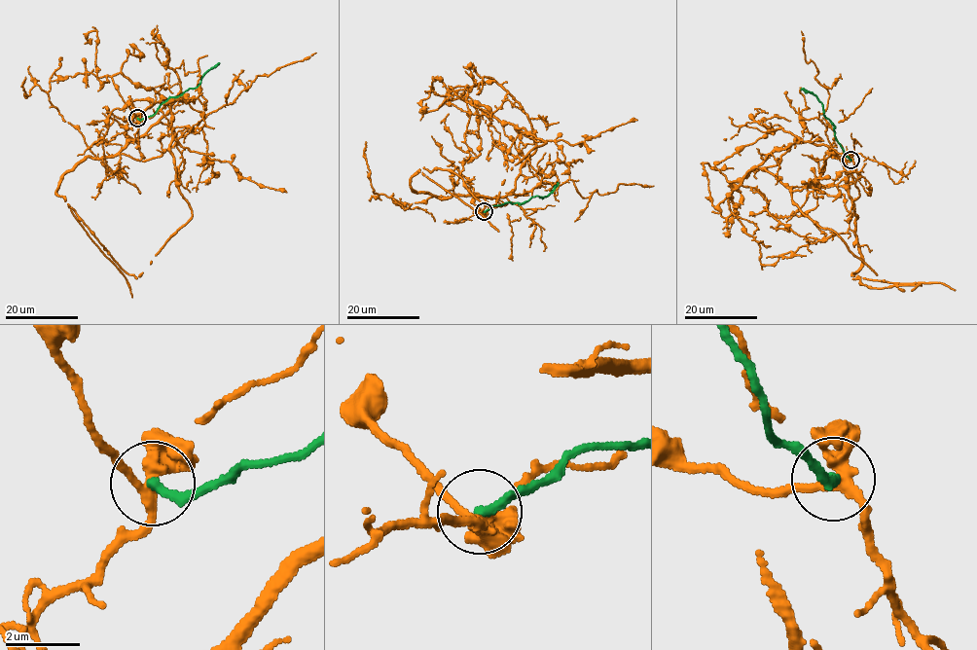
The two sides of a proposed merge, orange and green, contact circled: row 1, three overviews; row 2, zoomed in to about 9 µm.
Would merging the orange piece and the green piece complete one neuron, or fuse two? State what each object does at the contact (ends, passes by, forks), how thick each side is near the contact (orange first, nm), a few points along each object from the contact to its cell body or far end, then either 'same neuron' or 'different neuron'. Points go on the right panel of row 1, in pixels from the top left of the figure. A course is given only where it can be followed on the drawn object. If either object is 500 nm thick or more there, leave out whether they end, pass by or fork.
orange forks | green ends | 300/240 nm | orange via (851, 160), (861, 177), (851, 184), (826, 145), (801, 141), (766, 170), (799, 211), (886, 282) | green via (850, 160), (845, 156), (834, 125), (824, 115), (822, 104), (815, 96), (800, 89) | different neuron

